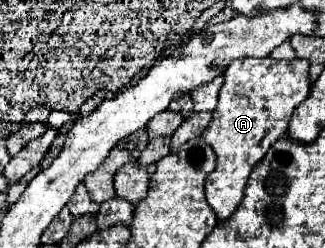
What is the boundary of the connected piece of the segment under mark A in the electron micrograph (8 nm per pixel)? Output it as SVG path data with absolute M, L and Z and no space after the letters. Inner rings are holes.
M239 58L225 70L225 82L219 90L219 104L213 120L203 132L203 140L217 156L215 170L205 180L205 196L219 222L227 218L241 204L249 174L267 154L267 150L287 132L293 110L309 96L309 64L307 60L275 60L267 58Z

